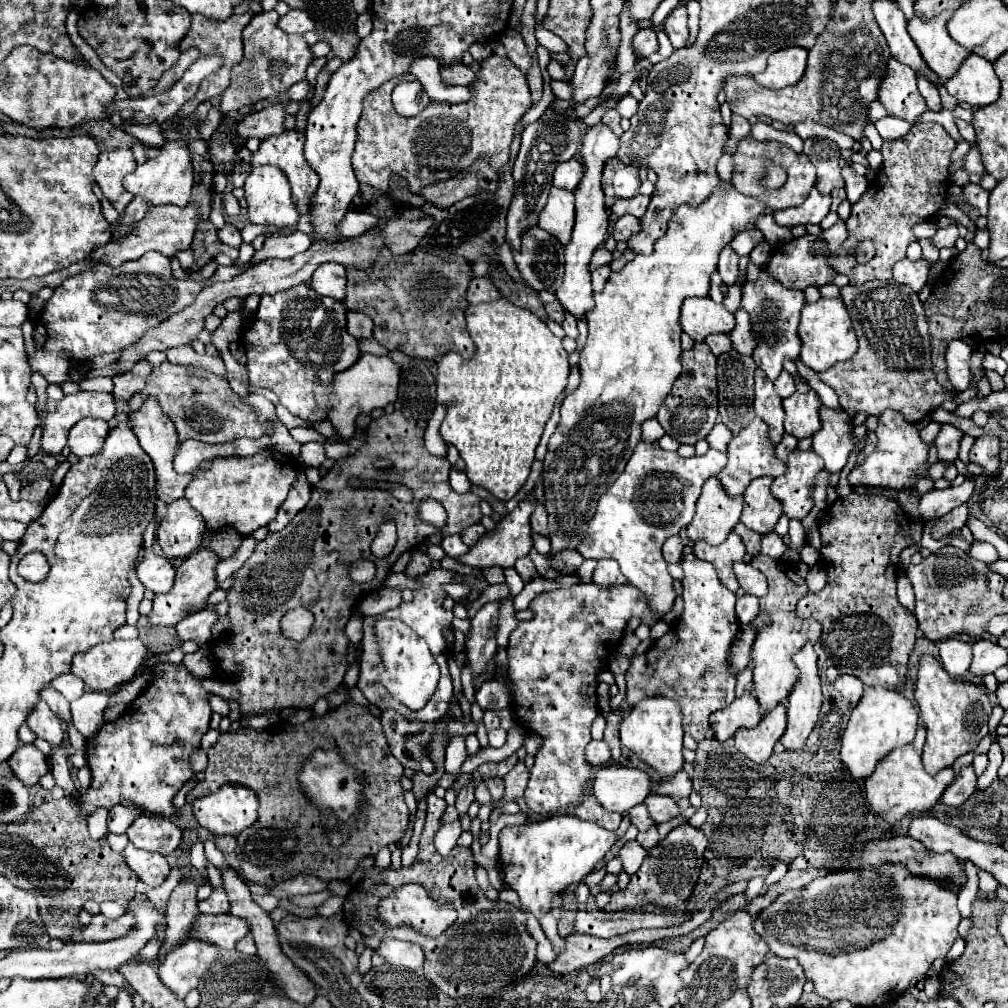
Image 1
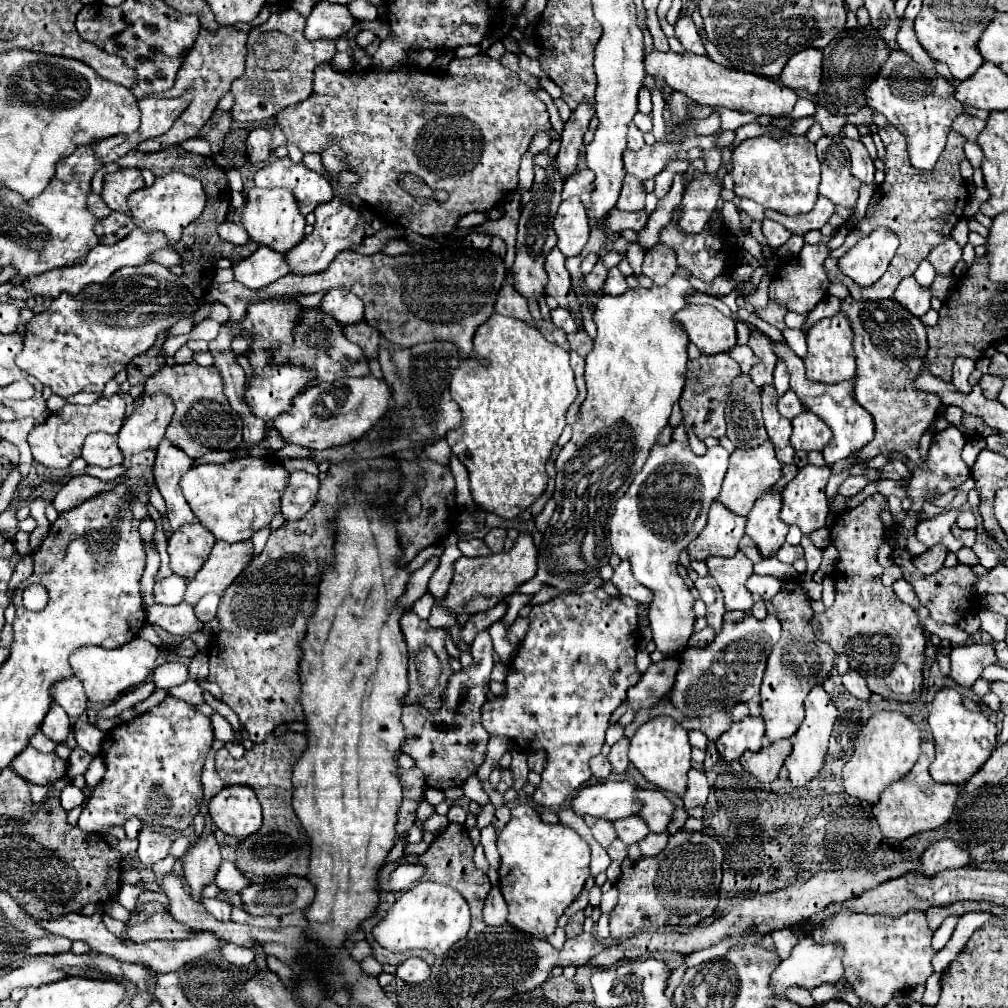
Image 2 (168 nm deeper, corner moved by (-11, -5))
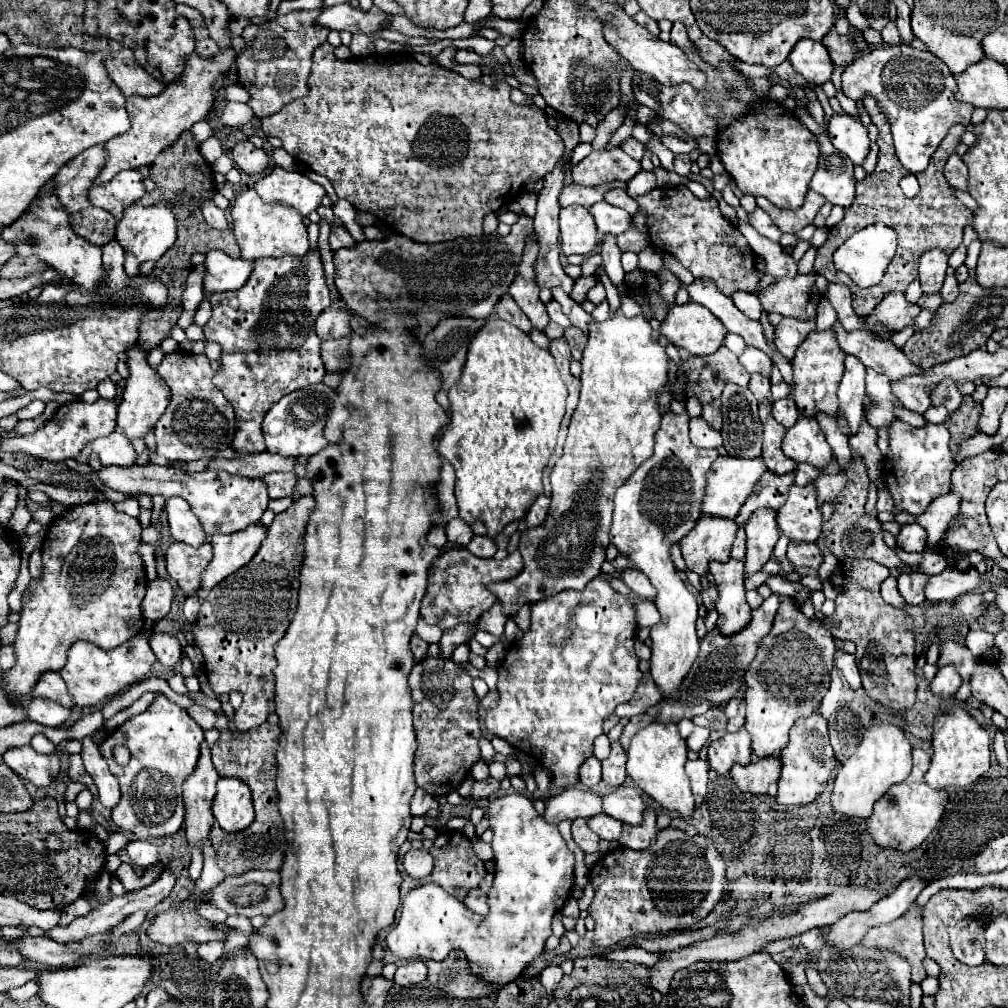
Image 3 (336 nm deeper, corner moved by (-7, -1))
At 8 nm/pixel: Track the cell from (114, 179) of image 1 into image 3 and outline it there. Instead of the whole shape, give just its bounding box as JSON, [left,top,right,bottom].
[88,170,146,220]

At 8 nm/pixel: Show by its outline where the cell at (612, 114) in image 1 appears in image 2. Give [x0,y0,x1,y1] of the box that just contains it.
[628,124,644,150]

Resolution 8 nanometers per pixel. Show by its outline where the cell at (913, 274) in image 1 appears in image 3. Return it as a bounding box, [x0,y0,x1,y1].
[868,292,920,334]

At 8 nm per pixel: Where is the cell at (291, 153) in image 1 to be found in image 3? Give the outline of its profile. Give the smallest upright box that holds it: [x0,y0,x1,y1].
[254,166,326,216]

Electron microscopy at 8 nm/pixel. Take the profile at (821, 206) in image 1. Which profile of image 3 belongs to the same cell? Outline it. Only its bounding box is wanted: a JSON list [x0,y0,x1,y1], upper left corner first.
[756,190,826,232]

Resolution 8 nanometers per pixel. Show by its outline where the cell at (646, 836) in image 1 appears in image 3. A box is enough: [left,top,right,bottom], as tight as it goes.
[618,810,658,850]

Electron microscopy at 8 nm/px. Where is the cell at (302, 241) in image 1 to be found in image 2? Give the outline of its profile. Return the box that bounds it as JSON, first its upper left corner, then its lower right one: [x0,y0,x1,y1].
[230,246,290,290]

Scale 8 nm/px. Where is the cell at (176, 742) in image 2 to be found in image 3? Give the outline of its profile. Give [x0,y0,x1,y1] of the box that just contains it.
[100,694,204,840]

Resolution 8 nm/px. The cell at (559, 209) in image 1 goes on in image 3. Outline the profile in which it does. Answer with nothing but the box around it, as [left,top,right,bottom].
[560,206,598,256]

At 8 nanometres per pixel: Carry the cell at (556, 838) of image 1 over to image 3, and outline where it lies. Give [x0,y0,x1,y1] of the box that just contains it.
[386,792,574,984]

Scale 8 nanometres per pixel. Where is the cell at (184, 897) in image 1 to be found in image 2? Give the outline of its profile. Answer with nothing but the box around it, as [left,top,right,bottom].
[182,834,222,900]

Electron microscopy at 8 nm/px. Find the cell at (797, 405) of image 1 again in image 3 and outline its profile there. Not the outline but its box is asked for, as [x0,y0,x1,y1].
[782,416,832,470]

